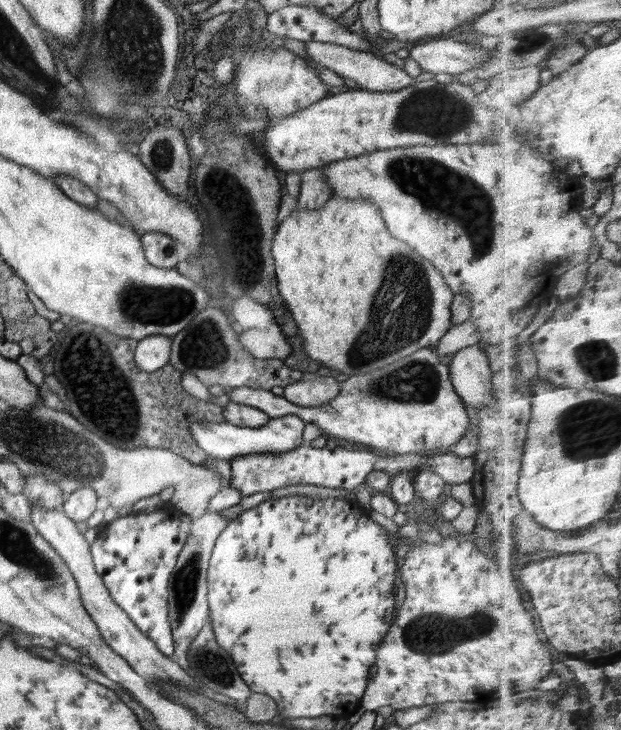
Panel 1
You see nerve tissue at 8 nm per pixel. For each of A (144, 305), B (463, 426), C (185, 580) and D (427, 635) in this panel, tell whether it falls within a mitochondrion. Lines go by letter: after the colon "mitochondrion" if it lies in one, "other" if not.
A: mitochondrion
B: other
C: mitochondrion
D: mitochondrion

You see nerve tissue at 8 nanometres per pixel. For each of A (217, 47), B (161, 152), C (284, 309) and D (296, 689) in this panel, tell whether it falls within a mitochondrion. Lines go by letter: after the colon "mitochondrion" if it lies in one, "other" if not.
A: other
B: mitochondrion
C: other
D: other

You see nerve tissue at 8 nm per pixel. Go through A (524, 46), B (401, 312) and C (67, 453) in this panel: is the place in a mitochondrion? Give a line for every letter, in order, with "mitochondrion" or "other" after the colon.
A: mitochondrion
B: mitochondrion
C: mitochondrion

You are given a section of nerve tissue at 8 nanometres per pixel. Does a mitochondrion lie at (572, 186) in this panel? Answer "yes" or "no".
no

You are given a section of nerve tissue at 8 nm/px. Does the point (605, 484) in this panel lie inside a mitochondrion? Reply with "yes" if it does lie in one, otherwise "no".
no

